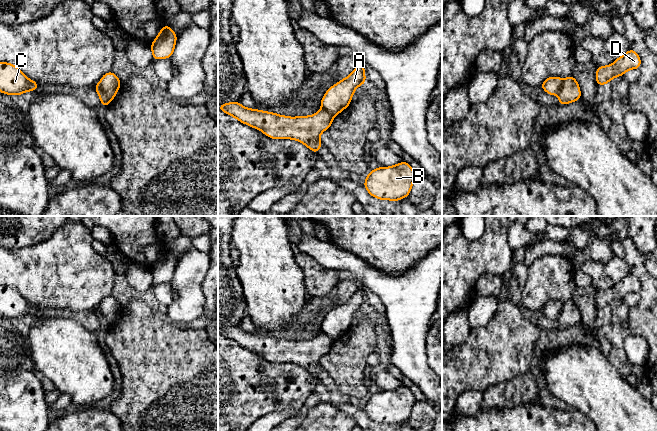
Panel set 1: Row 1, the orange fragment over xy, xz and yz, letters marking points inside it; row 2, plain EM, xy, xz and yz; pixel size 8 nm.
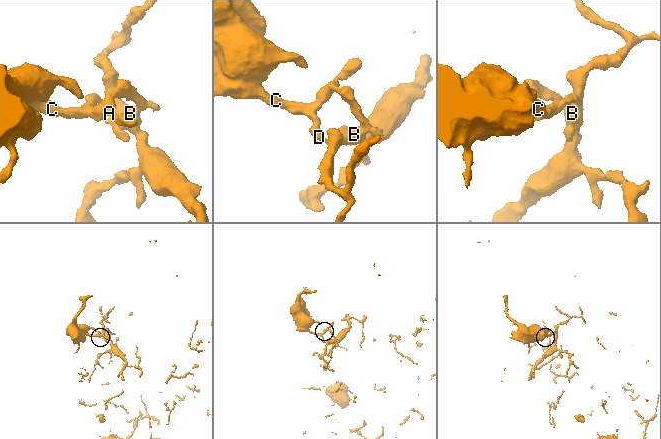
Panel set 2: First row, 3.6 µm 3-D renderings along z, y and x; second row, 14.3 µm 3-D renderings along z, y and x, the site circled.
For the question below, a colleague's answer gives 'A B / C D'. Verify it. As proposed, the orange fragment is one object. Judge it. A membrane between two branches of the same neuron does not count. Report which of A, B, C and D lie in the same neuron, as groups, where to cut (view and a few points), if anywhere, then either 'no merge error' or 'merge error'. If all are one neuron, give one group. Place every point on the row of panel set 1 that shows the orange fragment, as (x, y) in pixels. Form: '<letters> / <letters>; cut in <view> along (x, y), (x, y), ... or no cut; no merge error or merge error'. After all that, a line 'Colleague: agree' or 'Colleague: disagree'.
A B / C D; cut in xy along (99, 82), (100, 89), (110, 100); merge error
Colleague: agree

